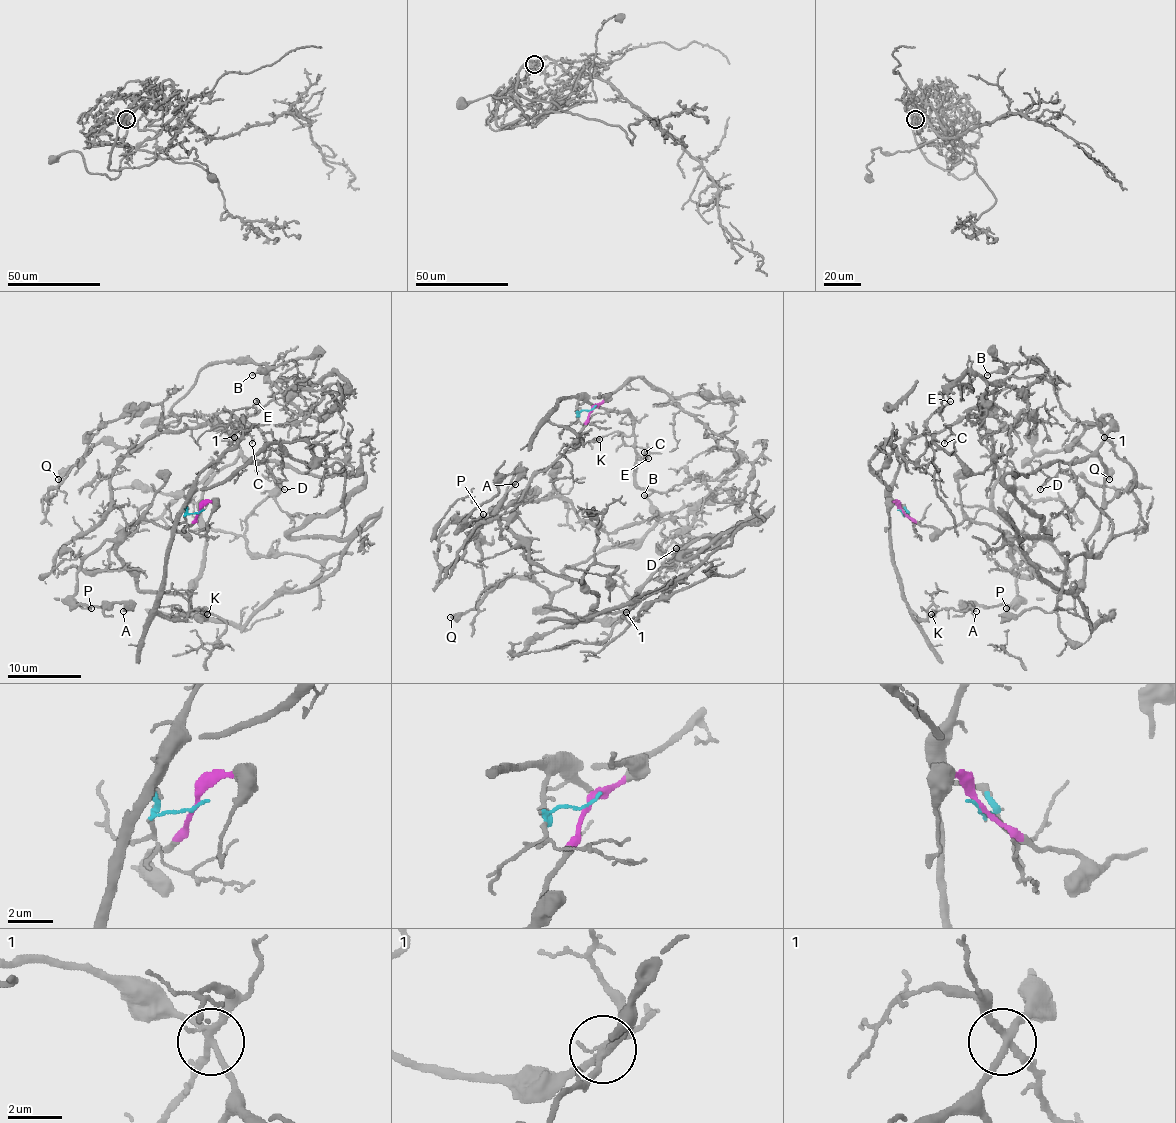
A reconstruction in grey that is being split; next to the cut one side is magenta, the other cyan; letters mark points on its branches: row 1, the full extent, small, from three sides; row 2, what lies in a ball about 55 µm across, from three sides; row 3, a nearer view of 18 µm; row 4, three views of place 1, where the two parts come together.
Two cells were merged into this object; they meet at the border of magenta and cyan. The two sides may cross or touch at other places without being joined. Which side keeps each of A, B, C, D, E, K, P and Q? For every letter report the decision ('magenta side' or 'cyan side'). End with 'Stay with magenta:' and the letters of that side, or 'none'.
A: magenta side
B: magenta side
C: cyan side
D: magenta side
E: cyan side
K: cyan side
P: magenta side
Q: magenta side
Stay with magenta: A, B, D, P, Q

